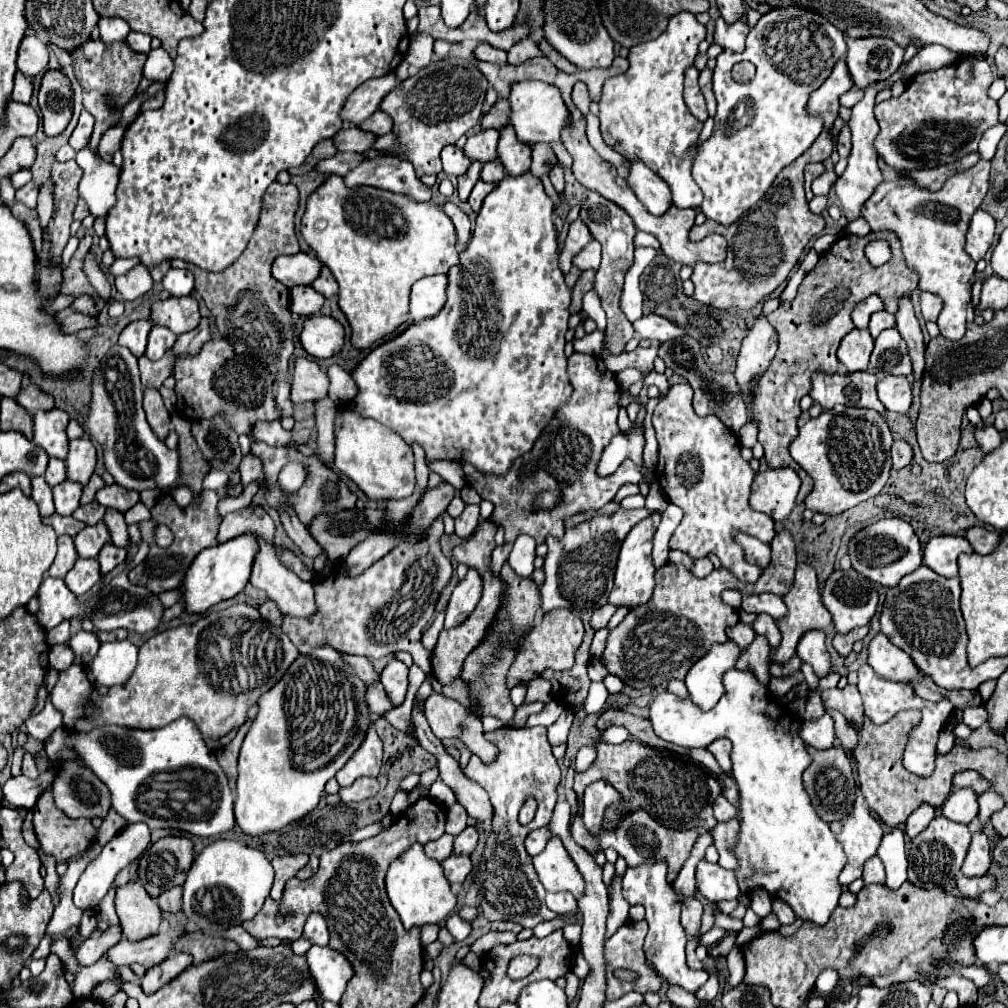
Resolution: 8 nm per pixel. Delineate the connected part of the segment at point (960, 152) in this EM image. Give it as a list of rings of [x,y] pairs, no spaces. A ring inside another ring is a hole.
[[[979,58],[975,74],[969,74],[969,60],[959,60],[937,72],[913,76],[899,98],[875,106],[875,118],[881,126],[875,138],[877,156],[897,172],[911,172],[951,164],[975,152],[981,134],[997,124],[997,102],[987,96],[993,80],[989,64]]]

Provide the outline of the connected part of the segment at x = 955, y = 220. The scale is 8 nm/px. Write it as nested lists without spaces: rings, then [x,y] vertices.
[[[979,160],[969,170],[957,172],[943,184],[941,190],[931,192],[917,186],[909,176],[883,180],[871,198],[861,208],[861,218],[871,226],[871,232],[895,232],[901,240],[901,250],[907,266],[919,274],[919,290],[933,292],[943,298],[945,306],[939,314],[937,326],[947,340],[959,340],[965,334],[967,308],[971,302],[971,278],[975,262],[965,252],[965,234],[973,212],[979,208],[989,190],[989,162]]]

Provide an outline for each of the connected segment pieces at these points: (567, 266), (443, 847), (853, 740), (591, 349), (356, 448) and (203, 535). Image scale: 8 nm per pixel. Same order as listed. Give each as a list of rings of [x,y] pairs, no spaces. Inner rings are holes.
[[[575,220],[569,224],[569,232],[567,232],[567,240],[565,240],[565,248],[559,256],[559,268],[563,274],[567,274],[571,270],[571,260],[573,256],[591,240],[591,234],[589,234],[589,228],[581,222],[581,220]]]
[[[443,834],[439,840],[425,844],[425,854],[437,862],[443,862],[453,852],[453,836]]]
[[[825,706],[825,714],[829,712],[829,716],[835,720],[835,732],[837,732],[837,740],[843,744],[843,748],[853,750],[857,746],[857,734],[853,728],[847,726],[847,720],[837,712],[837,710],[829,710]]]
[[[595,330],[593,334],[585,334],[581,340],[573,338],[573,350],[599,356],[601,354],[601,338],[603,338],[603,334],[599,330]]]
[[[345,408],[335,414],[335,470],[347,474],[371,500],[387,498],[407,498],[415,492],[415,460],[411,446],[401,440],[387,426],[359,418],[357,412]]]
[[[203,490],[199,502],[189,504],[187,508],[179,508],[169,494],[159,496],[157,502],[153,504],[153,508],[151,508],[151,520],[139,524],[141,538],[149,544],[149,556],[145,558],[145,562],[141,562],[141,574],[139,574],[139,566],[135,566],[129,572],[129,582],[137,584],[137,586],[145,586],[145,588],[153,590],[155,594],[159,594],[163,590],[179,588],[181,582],[183,582],[185,570],[189,568],[193,558],[201,550],[217,544],[215,536],[217,536],[219,524],[221,524],[221,520],[217,516],[217,494],[213,490]],[[159,524],[165,524],[173,532],[173,544],[169,548],[161,548],[155,542],[155,528]]]

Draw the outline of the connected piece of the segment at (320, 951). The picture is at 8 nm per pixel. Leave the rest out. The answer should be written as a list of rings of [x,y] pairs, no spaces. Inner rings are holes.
[[[313,944],[311,950],[307,952],[307,960],[309,960],[309,970],[311,976],[317,982],[319,994],[325,1000],[331,1000],[335,1004],[339,1004],[347,982],[353,978],[353,966],[351,962],[337,950],[329,948],[329,946],[317,946]]]

